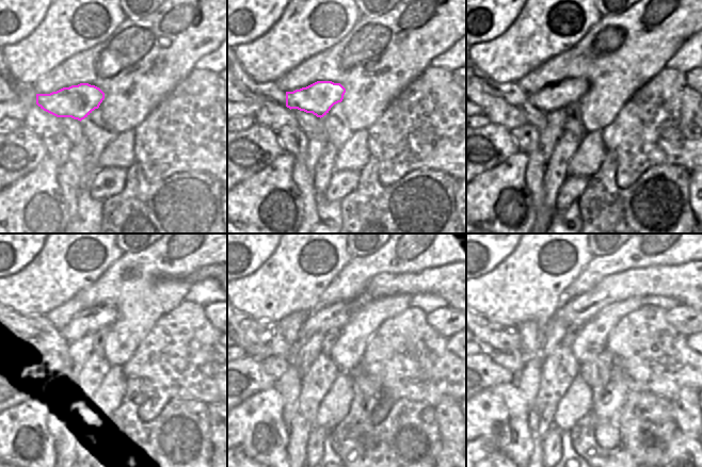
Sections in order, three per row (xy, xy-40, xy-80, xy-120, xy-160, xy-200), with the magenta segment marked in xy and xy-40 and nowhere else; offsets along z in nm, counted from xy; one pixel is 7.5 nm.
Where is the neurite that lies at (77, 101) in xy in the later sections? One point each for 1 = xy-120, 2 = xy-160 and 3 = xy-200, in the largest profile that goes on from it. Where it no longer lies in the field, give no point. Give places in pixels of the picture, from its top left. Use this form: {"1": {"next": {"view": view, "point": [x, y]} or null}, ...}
{"1": {"next": {"view": "xy-120", "point": [96, 319]}}, "2": {"next": {"view": "xy-160", "point": [444, 282]}}, "3": {"next": {"view": "xy-200", "point": [683, 283]}}}

